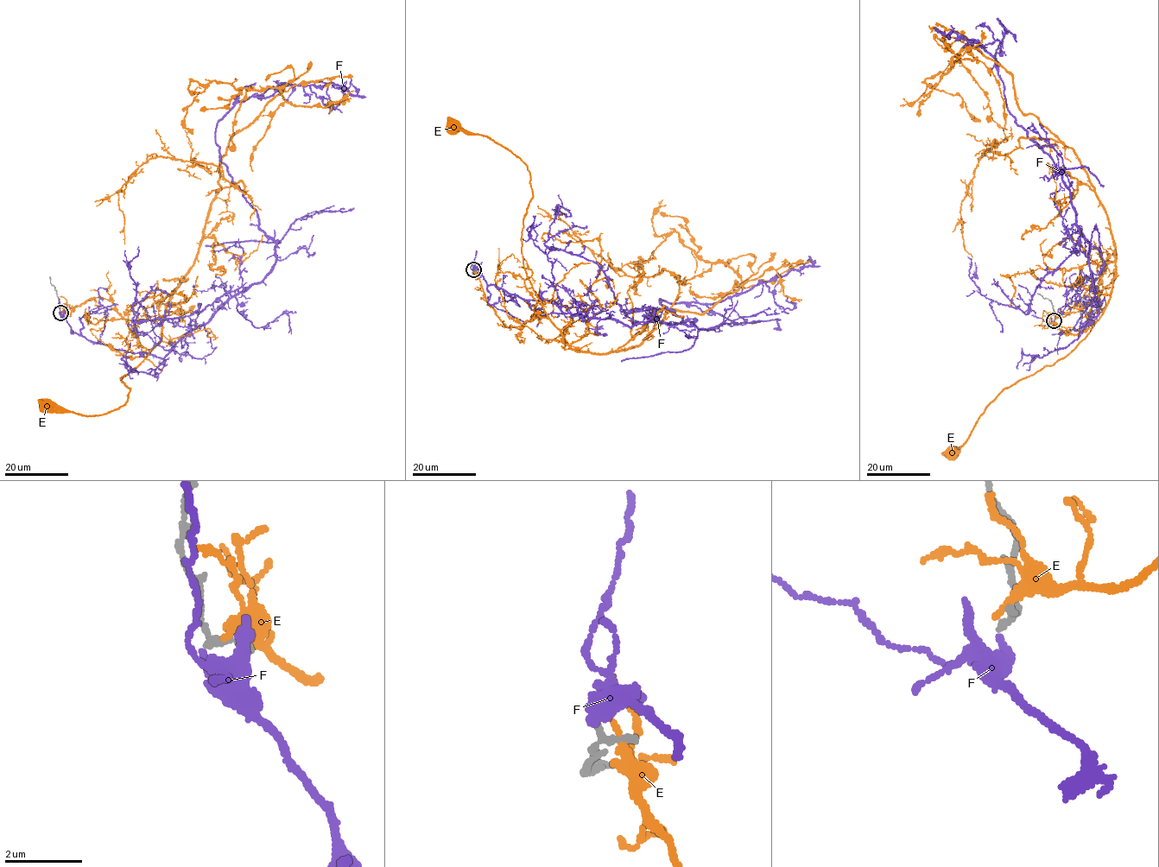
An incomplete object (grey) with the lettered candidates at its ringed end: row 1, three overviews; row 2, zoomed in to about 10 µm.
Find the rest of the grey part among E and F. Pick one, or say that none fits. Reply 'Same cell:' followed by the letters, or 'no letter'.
Same cell: F

